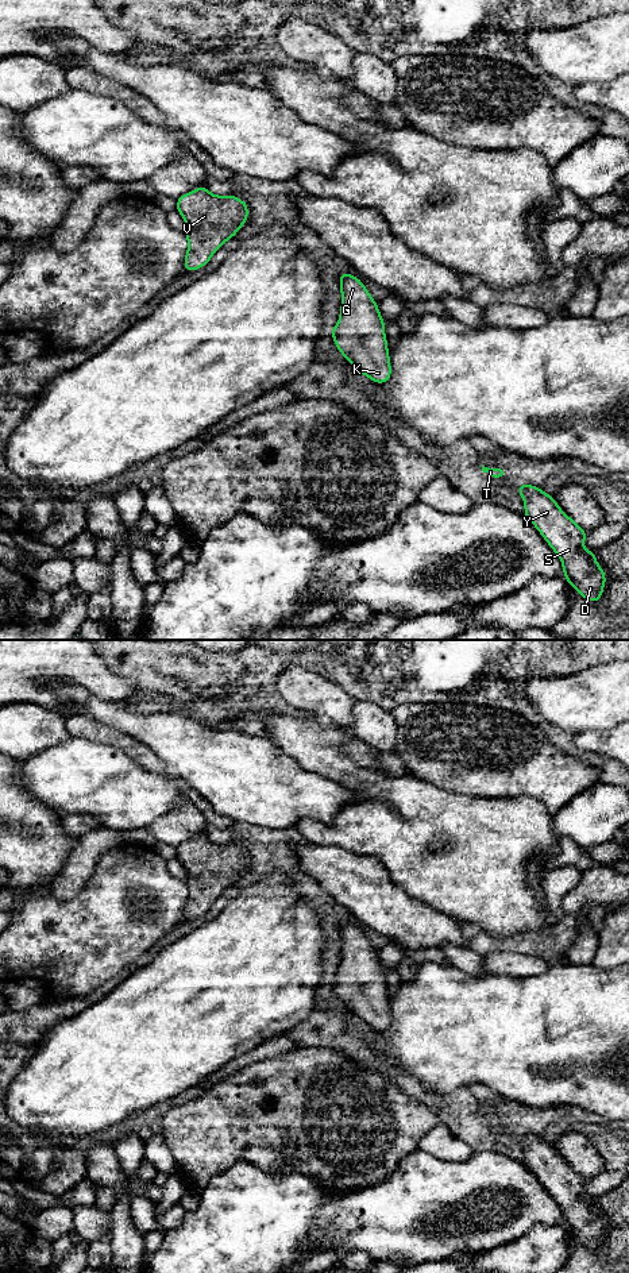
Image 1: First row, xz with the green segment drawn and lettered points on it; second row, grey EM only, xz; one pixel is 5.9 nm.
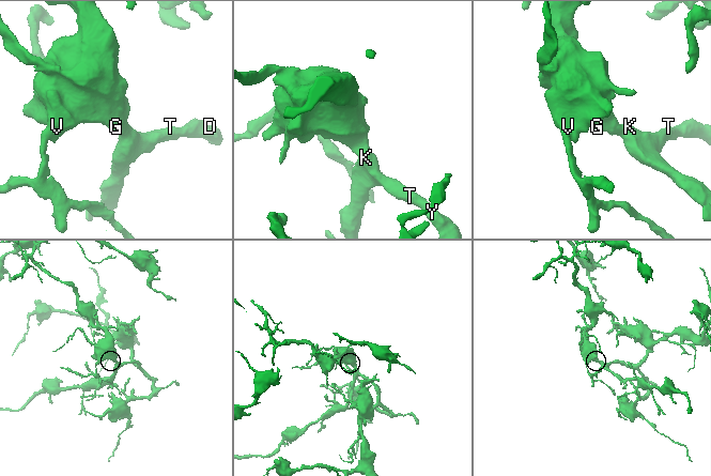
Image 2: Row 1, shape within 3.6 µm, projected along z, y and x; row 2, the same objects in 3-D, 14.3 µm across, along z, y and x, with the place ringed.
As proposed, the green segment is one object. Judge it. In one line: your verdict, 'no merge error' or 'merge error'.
no merge error

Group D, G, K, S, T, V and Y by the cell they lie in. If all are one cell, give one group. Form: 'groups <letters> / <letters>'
groups D G K S T V Y

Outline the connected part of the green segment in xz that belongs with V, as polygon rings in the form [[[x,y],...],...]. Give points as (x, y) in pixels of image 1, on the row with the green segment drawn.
[[[204,186],[178,197],[175,209],[186,223],[184,271],[204,267],[248,219],[246,201],[232,194],[215,196]]]

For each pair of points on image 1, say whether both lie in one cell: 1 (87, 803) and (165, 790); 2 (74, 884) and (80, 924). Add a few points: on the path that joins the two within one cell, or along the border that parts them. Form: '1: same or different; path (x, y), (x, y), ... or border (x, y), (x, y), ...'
1: same; path (105, 795), (146, 795)
2: different; border (95, 868), (72, 898), (58, 901), (51, 895)

